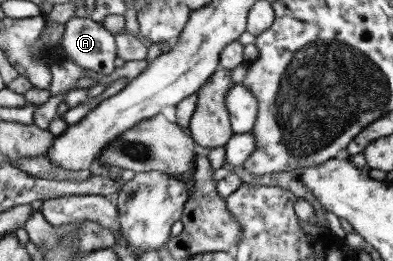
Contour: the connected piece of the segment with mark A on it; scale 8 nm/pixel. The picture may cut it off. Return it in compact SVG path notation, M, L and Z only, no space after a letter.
M73 17L64 28L61 47L65 60L106 76L114 70L116 48L114 34L107 32L108 28L89 17Z

